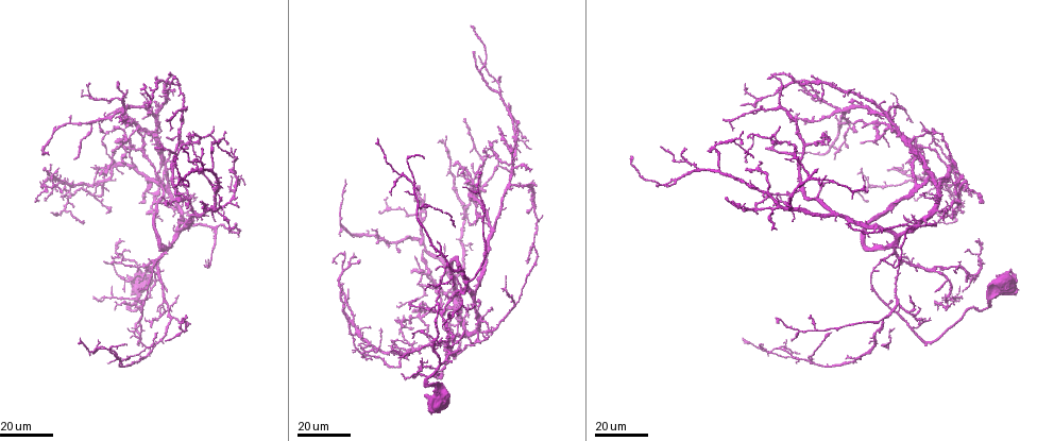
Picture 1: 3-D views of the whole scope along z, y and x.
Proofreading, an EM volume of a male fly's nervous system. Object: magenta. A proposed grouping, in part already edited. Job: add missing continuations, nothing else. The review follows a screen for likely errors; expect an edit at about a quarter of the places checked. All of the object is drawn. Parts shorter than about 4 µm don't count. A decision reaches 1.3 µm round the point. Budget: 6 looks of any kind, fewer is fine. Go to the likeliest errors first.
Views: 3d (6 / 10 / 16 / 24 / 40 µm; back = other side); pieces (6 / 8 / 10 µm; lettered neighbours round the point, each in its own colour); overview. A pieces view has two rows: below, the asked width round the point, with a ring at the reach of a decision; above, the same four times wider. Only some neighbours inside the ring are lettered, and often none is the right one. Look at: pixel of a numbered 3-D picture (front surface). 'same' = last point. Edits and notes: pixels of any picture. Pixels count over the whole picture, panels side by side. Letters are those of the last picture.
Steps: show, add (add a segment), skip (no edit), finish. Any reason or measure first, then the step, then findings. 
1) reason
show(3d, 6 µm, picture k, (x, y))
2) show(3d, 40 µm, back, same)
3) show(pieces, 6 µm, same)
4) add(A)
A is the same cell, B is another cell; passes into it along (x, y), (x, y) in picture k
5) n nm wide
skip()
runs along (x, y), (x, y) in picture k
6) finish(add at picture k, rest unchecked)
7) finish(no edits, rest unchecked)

an open end
show(3d, 24 µm, picture 1, (454, 166))

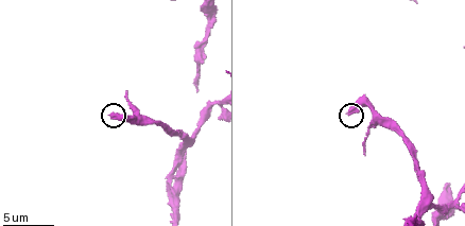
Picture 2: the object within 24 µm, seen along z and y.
show(pieces, 6 µm, picture 2, (346, 113))

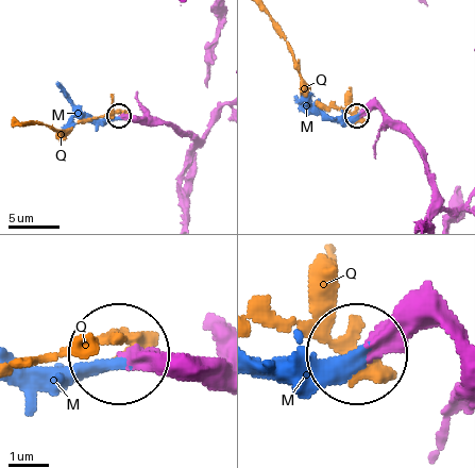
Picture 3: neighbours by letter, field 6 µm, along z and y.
skip()
M and Q are other cells; runs along (454, 334), (393, 323), (356, 351) in picture 3; no lettered segment goes on from it

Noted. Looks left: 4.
free end
show(3d, 24 µm, picture 1, (165, 204))

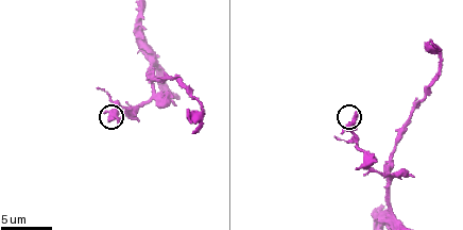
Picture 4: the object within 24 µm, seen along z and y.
show(pieces, 10 µm, picture 4, (119, 120))

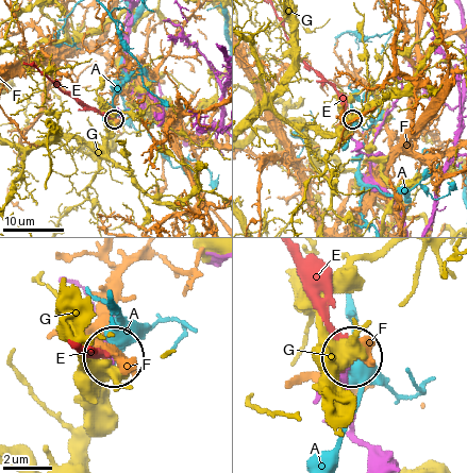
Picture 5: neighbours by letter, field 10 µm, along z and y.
skip()
A, E, F and G are other cells; none of them fits

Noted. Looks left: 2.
branch stops here
show(3d, 16 µm, picture 1, (816, 170))

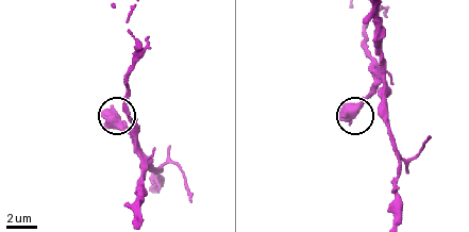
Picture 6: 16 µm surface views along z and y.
what lies round it
show(pieces, 8 µm, picture 6, (111, 109))

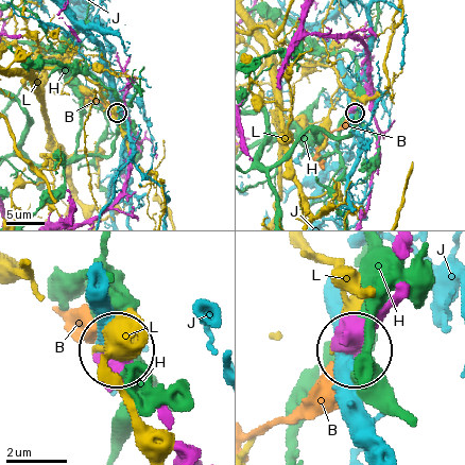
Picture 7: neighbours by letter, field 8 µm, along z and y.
add(B)
B is the same cell, H, J and L are other cells; it goes on there

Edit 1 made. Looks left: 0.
finish(add at picture 7, rest unchecked)

